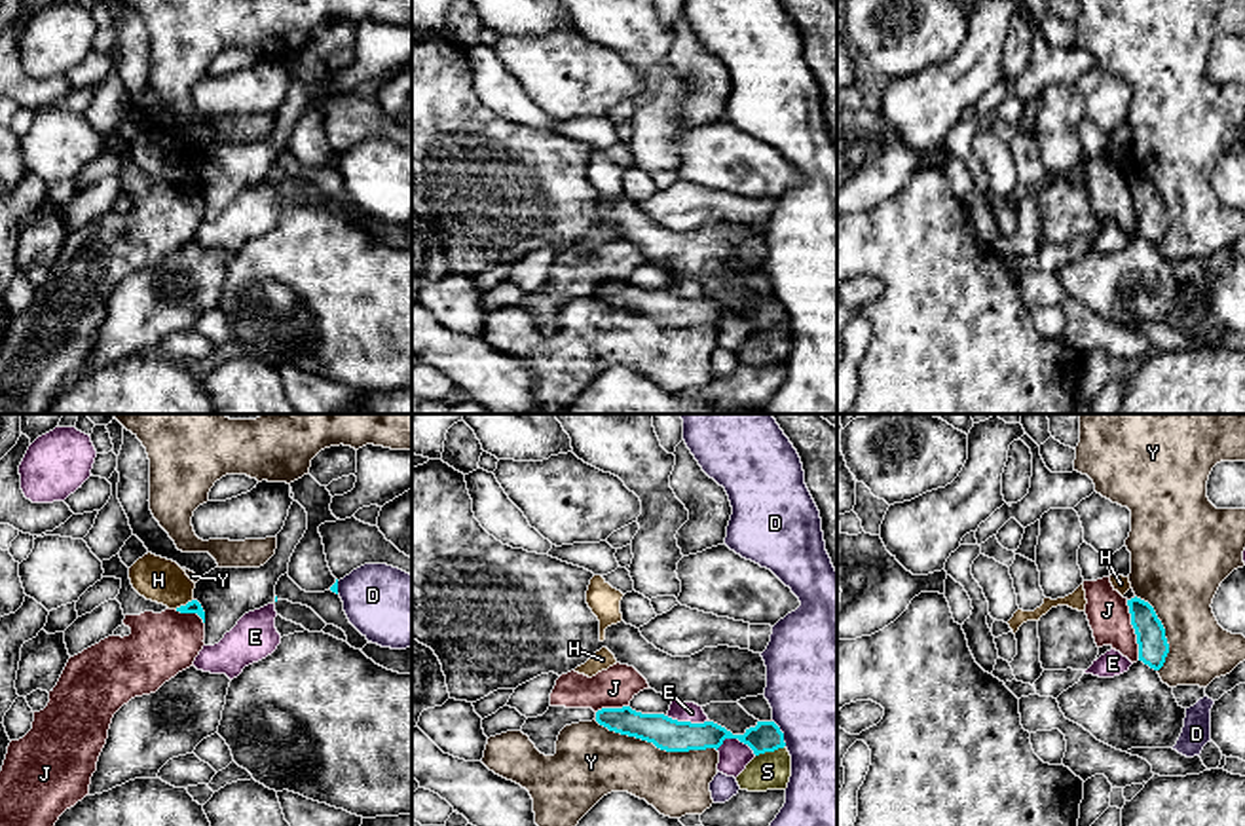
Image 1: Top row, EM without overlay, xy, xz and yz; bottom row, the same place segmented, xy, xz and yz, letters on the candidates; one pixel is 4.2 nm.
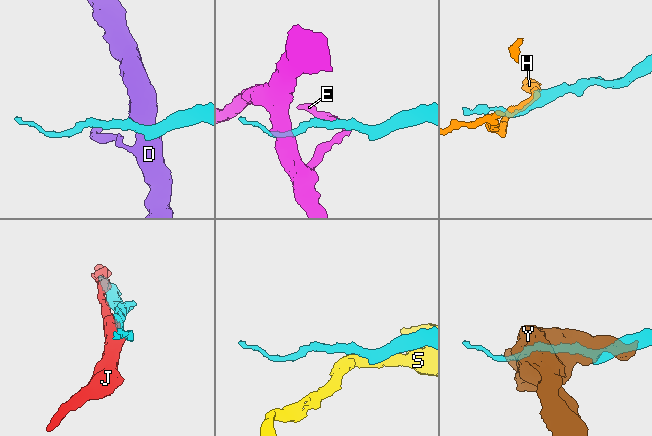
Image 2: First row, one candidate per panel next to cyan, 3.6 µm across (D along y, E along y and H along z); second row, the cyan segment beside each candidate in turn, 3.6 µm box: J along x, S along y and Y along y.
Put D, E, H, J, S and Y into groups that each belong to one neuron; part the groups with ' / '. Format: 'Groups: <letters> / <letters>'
Groups: D / E / H / J / S / Y

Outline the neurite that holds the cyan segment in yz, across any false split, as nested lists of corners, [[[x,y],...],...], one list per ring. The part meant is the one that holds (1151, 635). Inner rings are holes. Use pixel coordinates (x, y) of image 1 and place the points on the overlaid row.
[[[1135,596],[1127,600],[1127,606],[1131,613],[1131,625],[1137,634],[1139,661],[1154,670],[1160,670],[1169,653],[1165,629],[1148,602]]]

